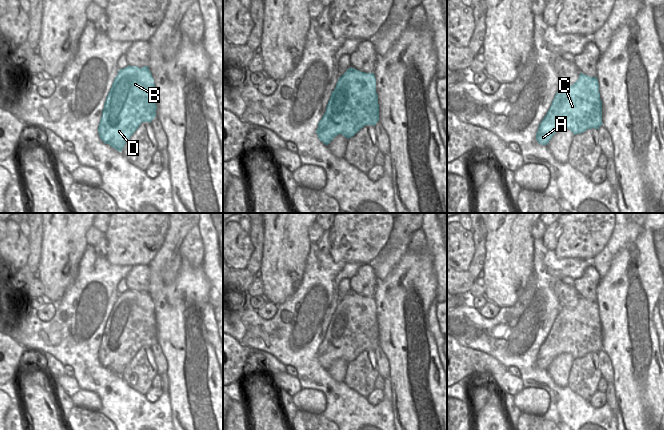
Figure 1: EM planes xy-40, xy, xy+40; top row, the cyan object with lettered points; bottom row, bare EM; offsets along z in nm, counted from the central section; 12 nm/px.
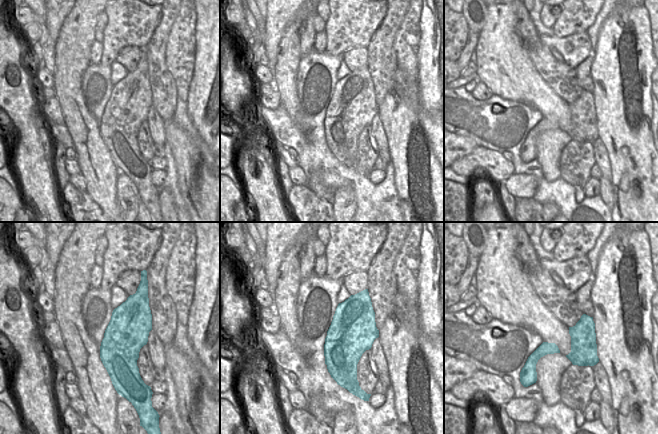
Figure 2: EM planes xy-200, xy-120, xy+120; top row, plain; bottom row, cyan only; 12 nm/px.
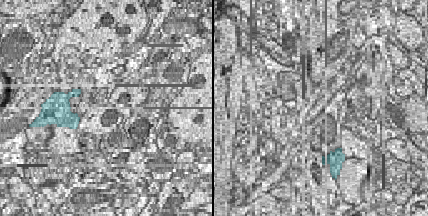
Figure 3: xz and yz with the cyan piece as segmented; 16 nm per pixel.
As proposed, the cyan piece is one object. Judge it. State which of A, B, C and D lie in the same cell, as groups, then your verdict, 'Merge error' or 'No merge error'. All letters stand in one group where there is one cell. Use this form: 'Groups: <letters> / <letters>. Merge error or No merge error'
Groups: A / B C D. Merge error

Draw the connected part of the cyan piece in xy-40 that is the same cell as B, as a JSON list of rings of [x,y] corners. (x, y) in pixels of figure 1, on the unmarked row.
[[[123,302],[115,316],[111,328],[115,341],[109,341],[109,369],[121,376],[143,346],[156,341],[155,308],[149,302]]]

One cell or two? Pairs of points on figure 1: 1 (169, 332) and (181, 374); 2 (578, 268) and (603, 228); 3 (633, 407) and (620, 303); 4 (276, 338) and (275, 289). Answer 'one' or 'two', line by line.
1: one
2: two
3: one
4: two

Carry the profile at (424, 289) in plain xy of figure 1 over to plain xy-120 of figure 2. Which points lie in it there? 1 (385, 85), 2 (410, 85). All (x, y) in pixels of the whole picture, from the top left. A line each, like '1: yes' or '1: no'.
1: no
2: yes

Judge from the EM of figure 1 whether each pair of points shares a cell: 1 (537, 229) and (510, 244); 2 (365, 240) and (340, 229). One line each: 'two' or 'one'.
1: two
2: one

